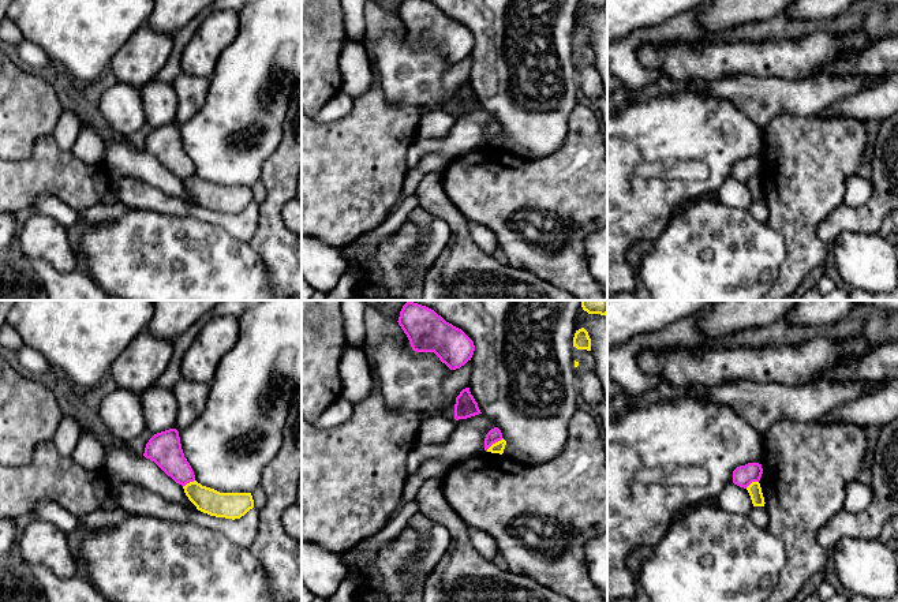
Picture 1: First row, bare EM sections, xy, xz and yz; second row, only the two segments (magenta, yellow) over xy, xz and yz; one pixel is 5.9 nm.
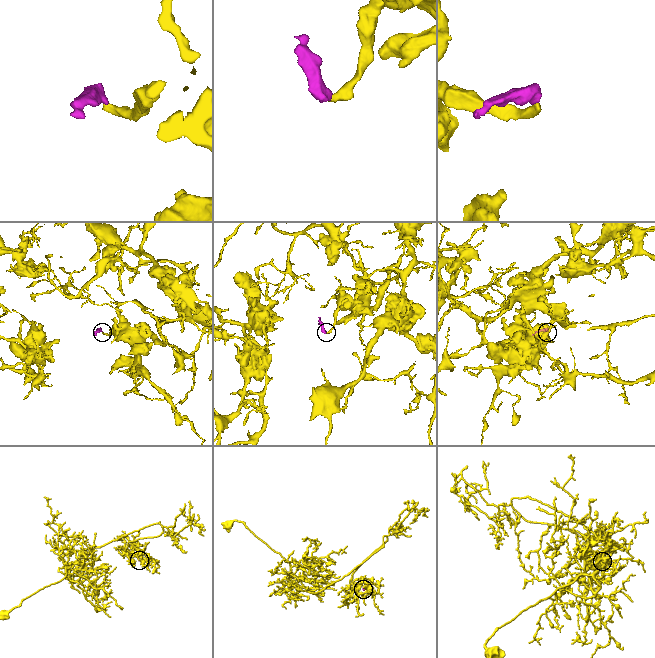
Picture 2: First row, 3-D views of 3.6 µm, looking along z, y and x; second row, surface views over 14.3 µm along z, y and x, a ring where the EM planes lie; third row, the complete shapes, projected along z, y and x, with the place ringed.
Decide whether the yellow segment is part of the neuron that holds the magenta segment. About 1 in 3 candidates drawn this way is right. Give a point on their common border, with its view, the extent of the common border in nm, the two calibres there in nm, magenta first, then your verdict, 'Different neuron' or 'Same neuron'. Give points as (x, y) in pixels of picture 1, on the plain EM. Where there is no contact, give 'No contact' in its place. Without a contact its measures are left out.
Touches magenta at xz (494, 137). Shared border 130 nm. Thickness 80 nm (magenta) against 70 nm. Different neuron

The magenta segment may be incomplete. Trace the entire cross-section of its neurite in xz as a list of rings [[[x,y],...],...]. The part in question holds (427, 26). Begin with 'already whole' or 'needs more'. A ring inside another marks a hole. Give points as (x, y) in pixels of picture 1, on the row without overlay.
already whole; [[[403,0],[399,19],[416,46],[434,46],[450,64],[471,55],[474,35],[426,0]]]

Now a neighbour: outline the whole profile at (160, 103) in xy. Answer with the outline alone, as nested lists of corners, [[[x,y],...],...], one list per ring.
[[[153,79],[141,89],[141,96],[146,124],[157,128],[175,123],[177,97],[172,83]]]

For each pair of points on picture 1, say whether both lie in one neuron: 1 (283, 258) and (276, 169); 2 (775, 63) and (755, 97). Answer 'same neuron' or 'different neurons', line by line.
1: same neuron
2: different neurons

